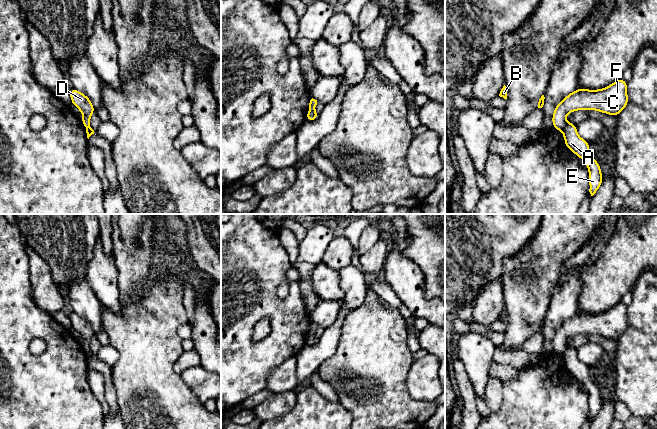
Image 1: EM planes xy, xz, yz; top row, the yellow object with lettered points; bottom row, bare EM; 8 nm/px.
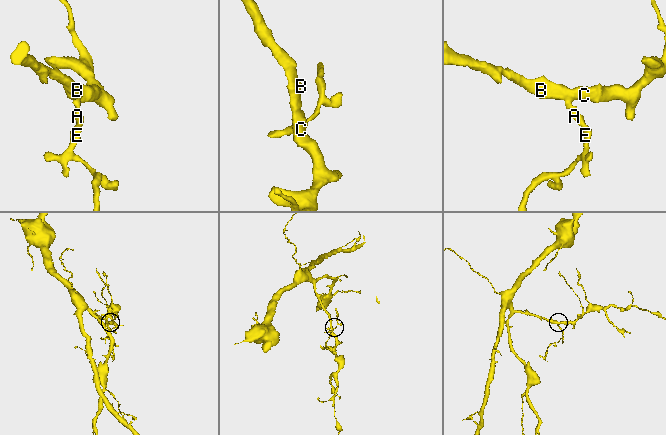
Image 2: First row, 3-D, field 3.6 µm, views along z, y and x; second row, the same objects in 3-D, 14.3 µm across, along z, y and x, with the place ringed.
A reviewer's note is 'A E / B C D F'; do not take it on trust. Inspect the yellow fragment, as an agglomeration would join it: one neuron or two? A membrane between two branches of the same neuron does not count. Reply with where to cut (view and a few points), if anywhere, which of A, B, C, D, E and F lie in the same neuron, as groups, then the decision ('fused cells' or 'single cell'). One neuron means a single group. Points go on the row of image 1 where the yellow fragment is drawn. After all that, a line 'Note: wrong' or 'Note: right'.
cut yz (567, 123), (562, 130); groups A E / B C D F; fused cells
Note: right

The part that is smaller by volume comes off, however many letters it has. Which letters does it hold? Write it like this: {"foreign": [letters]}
{"foreign": ["A", "E"]}

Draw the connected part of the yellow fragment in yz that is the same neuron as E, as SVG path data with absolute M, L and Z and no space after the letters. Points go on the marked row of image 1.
M567 123L562 133L565 146L580 157L589 169L589 192L593 196L601 186L603 179L599 163L590 155L589 142L579 137L574 123Z

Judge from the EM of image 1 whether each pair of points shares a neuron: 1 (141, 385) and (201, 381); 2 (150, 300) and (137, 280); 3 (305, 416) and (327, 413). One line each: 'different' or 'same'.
1: different
2: different
3: same

